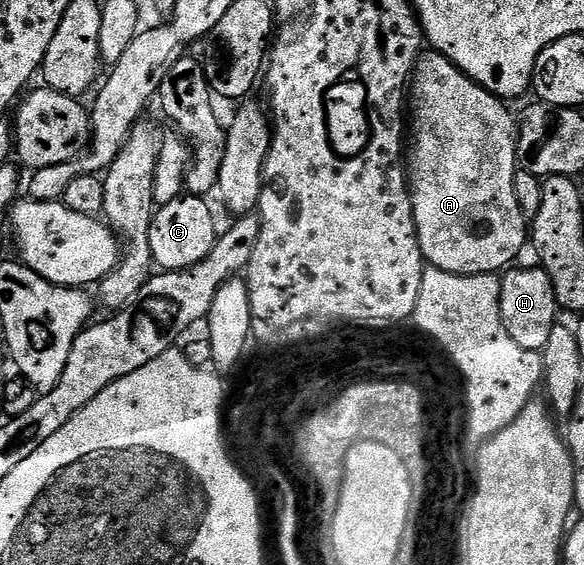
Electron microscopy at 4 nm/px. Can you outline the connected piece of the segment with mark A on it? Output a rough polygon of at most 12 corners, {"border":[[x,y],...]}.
{"border":[[427,50],[409,187],[432,268],[499,274],[529,240],[504,101]]}

